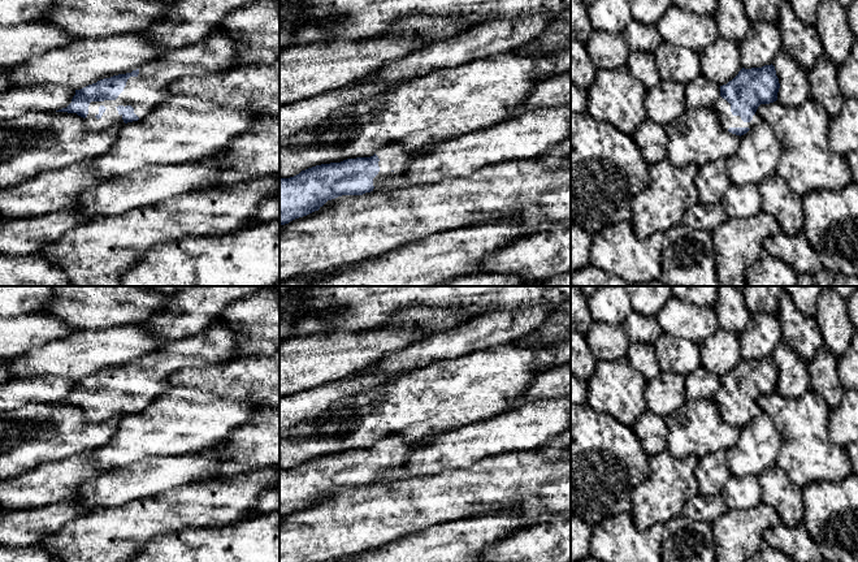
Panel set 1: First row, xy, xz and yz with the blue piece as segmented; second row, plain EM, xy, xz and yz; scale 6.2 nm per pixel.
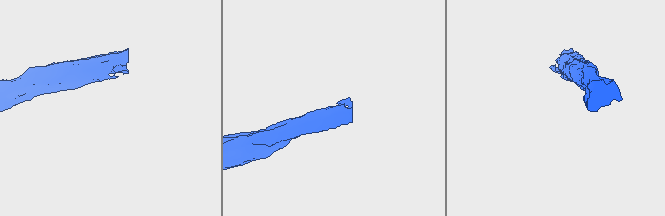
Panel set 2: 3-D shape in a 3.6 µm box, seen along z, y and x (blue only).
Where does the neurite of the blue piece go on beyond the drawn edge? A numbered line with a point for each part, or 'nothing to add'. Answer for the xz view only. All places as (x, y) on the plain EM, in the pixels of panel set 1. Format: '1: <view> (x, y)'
1: xz (391, 449)

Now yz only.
1: yz (723, 400)

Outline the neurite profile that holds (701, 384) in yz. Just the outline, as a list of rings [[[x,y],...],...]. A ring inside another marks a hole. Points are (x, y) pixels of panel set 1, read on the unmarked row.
[[[701,366],[686,377],[686,398],[714,399],[720,388],[720,377]]]

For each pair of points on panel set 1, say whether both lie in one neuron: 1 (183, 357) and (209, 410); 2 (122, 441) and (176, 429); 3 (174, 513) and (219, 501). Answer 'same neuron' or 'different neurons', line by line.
1: different neurons
2: same neuron
3: same neuron

